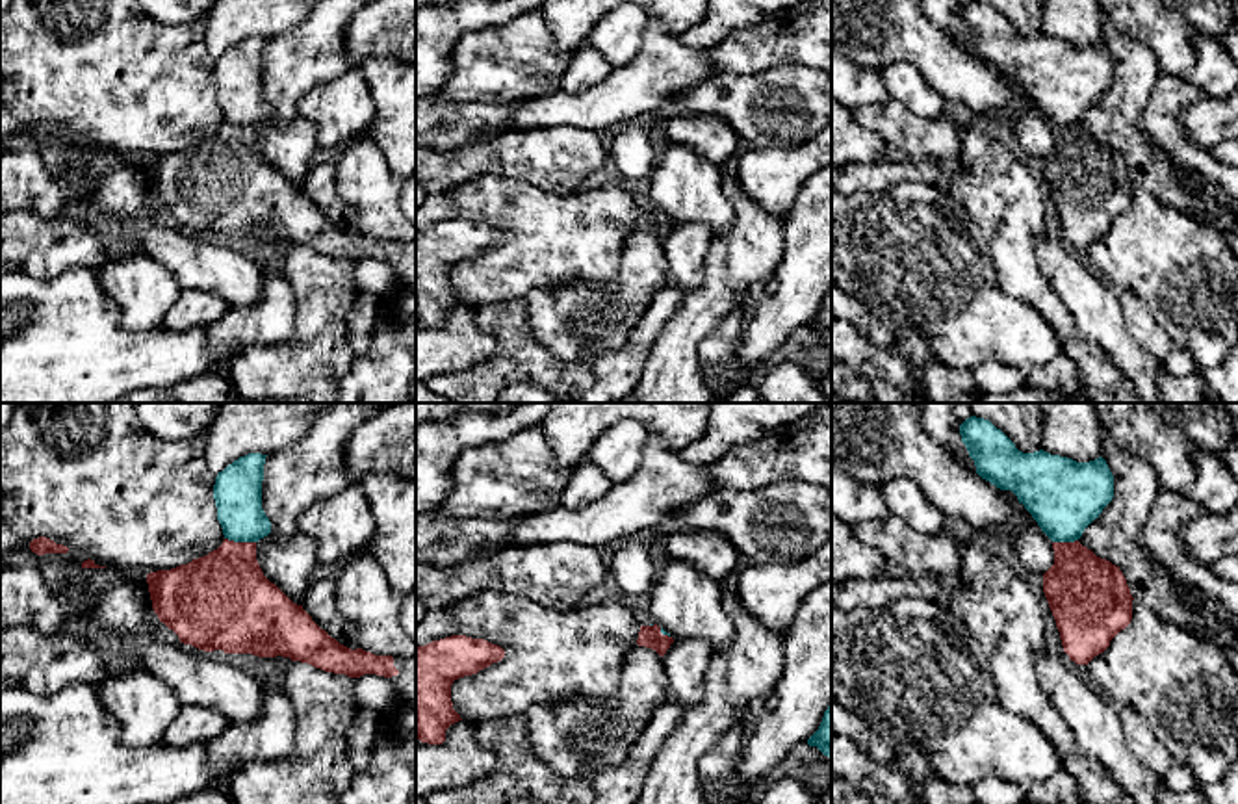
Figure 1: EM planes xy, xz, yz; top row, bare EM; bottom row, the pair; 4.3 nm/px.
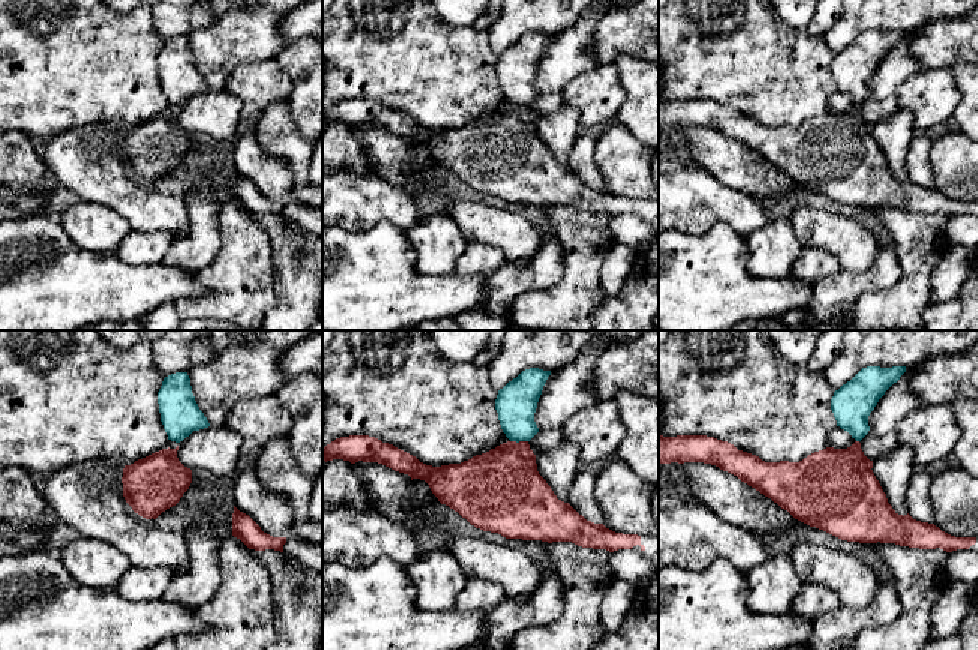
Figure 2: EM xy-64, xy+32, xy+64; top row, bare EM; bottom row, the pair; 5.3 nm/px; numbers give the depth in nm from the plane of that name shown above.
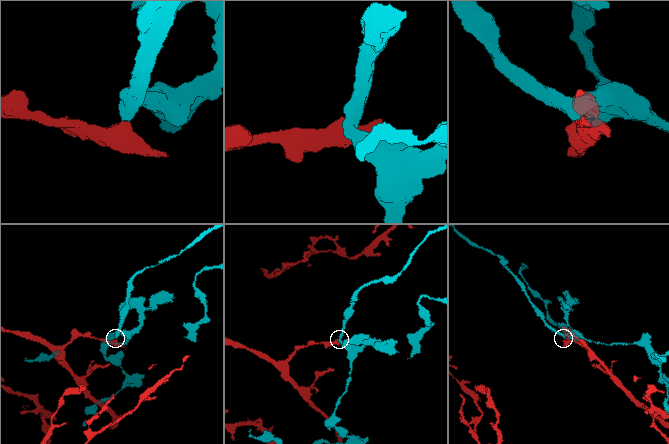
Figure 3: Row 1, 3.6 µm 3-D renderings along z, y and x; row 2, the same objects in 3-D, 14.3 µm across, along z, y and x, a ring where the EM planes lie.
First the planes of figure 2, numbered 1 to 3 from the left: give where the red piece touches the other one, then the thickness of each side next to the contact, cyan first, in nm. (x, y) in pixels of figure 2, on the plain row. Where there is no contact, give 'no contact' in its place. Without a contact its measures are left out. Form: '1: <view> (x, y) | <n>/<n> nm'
1: no contact
2: xy+32 (519, 104) | 220/380 nm
3: no contact

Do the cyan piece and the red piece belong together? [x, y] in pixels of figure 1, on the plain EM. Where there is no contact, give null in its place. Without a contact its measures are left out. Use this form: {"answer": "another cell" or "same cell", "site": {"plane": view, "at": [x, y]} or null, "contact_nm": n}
{"answer": "another cell", "site": {"plane": "xy", "at": [240, 125]}, "contact_nm": 140}

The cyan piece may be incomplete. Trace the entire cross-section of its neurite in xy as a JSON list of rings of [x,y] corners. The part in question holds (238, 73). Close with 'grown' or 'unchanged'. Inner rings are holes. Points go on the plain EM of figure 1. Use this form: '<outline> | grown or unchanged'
[[[262,37],[239,41],[215,61],[217,104],[228,124],[258,126],[271,117],[271,106],[262,93],[265,41]]] | unchanged

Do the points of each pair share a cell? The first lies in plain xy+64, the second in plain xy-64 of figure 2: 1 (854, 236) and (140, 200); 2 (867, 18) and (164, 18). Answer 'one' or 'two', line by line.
1: one
2: one

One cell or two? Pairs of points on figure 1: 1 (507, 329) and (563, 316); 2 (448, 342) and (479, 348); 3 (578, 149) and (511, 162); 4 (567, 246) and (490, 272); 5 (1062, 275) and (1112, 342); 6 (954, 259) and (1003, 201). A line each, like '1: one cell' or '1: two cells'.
1: two cells
2: one cell
3: one cell
4: one cell
5: one cell
6: two cells

